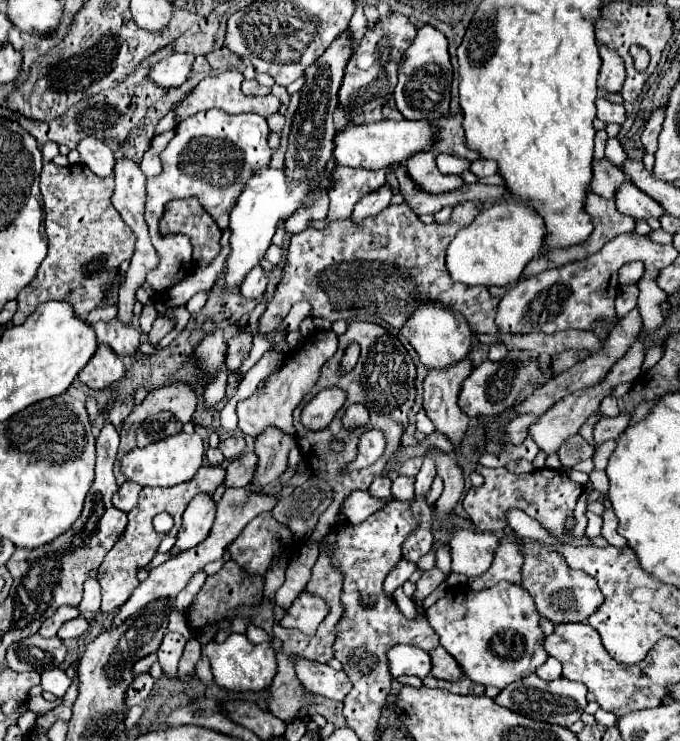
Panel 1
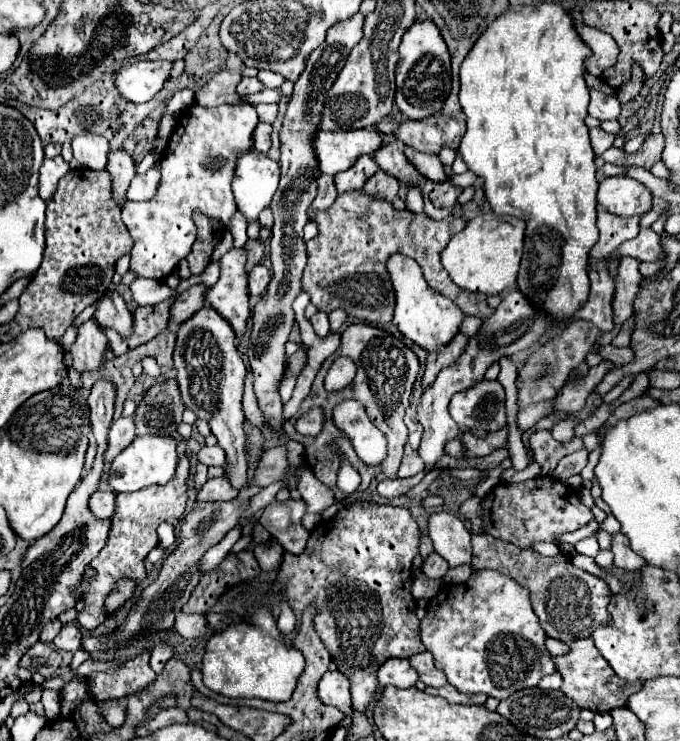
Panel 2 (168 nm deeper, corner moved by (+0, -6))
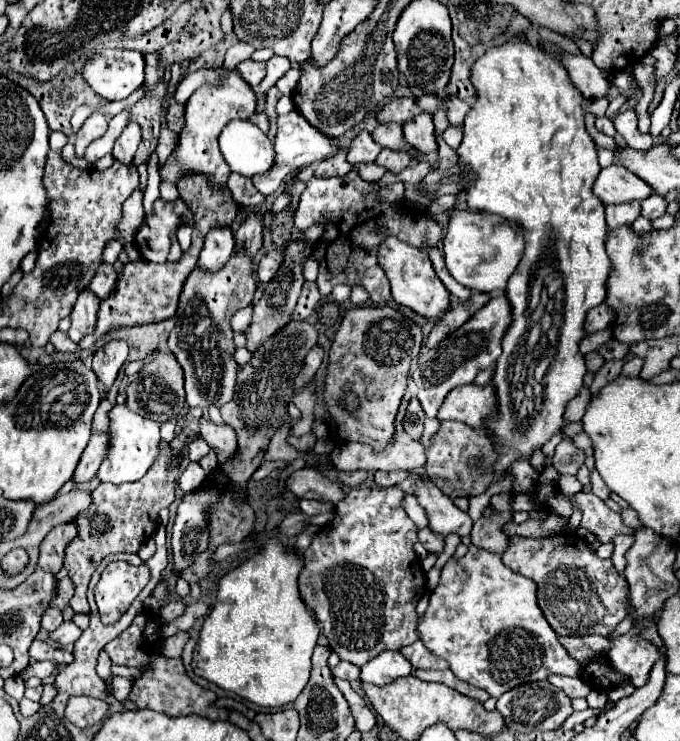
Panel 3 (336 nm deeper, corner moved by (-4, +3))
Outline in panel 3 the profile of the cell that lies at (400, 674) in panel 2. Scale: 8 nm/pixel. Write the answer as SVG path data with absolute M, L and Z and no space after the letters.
M393 650L381 652L361 668L361 680L377 686L385 686L409 674L411 674L411 664L401 652L393 652Z

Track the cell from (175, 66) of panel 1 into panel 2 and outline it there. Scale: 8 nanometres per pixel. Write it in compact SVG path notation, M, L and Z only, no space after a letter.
M135 61L115 73L117 93L131 103L145 103L163 89L169 79L169 61Z

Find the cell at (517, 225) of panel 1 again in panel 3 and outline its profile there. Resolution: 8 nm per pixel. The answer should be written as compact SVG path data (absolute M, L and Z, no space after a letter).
M451 210L449 234L445 234L443 240L443 254L447 270L463 286L479 292L505 290L509 276L515 272L523 256L523 248L525 240L521 236L521 226L517 222L507 222L497 215L485 212Z

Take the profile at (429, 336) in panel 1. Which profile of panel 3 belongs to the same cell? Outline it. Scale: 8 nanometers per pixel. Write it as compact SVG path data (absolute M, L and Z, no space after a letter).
M391 236L385 238L377 256L379 256L379 266L385 270L391 282L391 294L397 304L407 306L415 314L425 316L429 320L439 320L451 308L451 294L435 274L429 256L423 250L417 250Z

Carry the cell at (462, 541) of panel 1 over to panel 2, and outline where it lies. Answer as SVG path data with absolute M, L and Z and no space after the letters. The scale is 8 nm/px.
M447 511L431 513L427 527L435 551L451 567L471 563L471 533L459 517Z

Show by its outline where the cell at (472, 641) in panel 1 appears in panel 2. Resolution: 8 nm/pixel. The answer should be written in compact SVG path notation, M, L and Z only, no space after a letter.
M491 569L477 571L475 581L467 581L433 597L427 603L427 615L419 625L419 637L425 645L425 651L433 655L437 669L445 673L447 681L459 693L467 695L485 693L501 701L525 687L537 687L541 677L557 671L545 647L545 631L531 609L529 591L525 591L523 585L517 585L517 581L511 581L509 577Z

